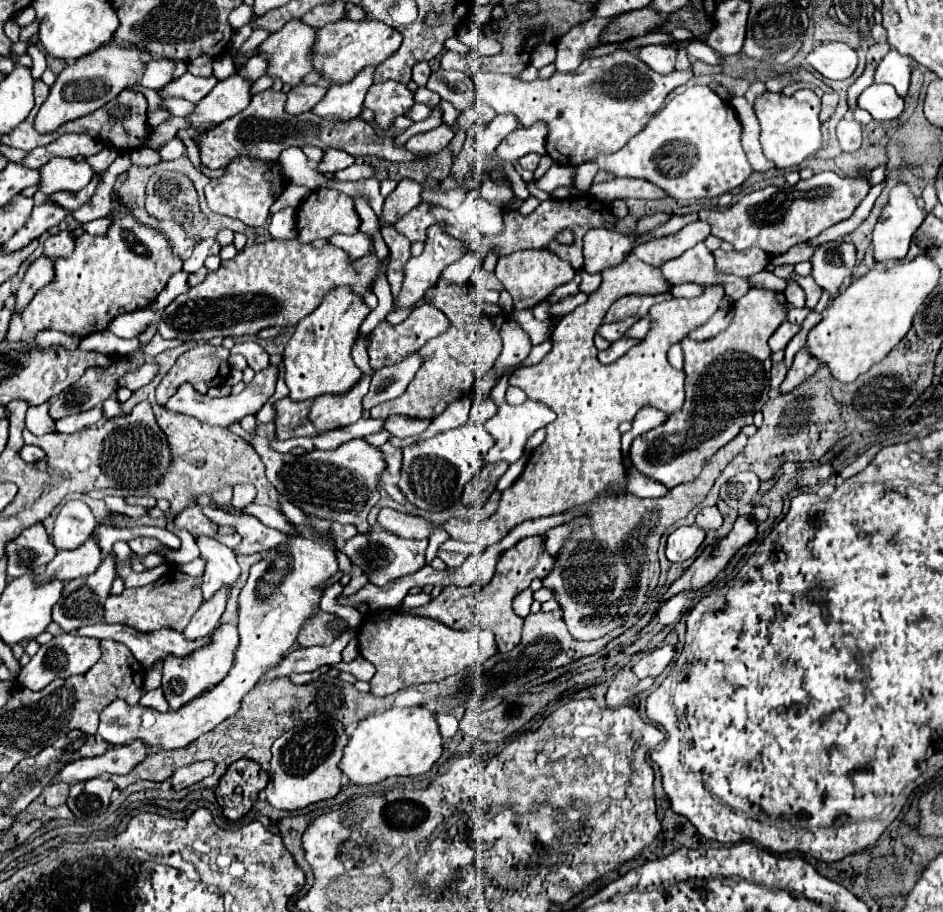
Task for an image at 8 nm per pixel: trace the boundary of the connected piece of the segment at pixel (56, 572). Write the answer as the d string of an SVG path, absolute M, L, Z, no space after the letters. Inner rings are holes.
M89 538L85 544L81 544L75 550L59 550L57 556L47 564L45 572L37 578L39 582L43 580L73 580L79 576L87 576L91 572L95 572L95 568L99 568L99 564L103 562L103 554L99 548L97 538Z

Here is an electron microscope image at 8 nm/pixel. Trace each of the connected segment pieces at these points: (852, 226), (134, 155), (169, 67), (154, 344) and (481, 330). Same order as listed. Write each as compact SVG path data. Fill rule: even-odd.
M884 182L873 186L849 218L833 224L830 228L827 228L823 234L819 234L819 236L813 240L813 244L823 244L823 242L827 242L827 240L837 240L838 238L858 228L859 225L869 216L884 186Z
M147 147L138 148L130 153L132 164L153 166L160 161L159 154Z
M157 60L157 62L147 62L147 70L141 78L141 84L151 88L151 90L159 90L161 86L167 84L167 80L173 78L177 62L175 60Z
M155 336L155 338L145 346L145 356L147 356L147 358L153 358L153 356L157 356L159 352L163 352L163 350L167 350L167 348L177 347L179 344L183 344L183 341L180 339L165 340L165 338L161 338L161 336Z
M441 278L433 288L429 288L425 302L443 310L453 324L445 334L427 342L419 350L423 364L407 390L395 400L371 408L371 418L389 418L393 414L399 414L433 422L435 416L443 414L443 410L453 400L473 394L475 380L493 368L495 358L501 353L501 326L506 320L493 320L483 312L483 296L477 288L471 288L471 282L455 284Z

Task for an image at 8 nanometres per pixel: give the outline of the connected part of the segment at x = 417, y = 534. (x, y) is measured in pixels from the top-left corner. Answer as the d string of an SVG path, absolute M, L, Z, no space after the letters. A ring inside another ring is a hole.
M629 254L619 266L603 270L601 277L599 288L589 296L589 300L563 316L557 324L551 336L553 350L539 364L515 370L509 378L509 384L519 386L529 398L543 400L557 418L545 426L547 438L531 452L519 480L501 494L495 514L483 522L477 522L475 518L449 518L443 524L433 524L421 516L383 508L377 516L379 528L401 538L429 538L433 528L441 526L453 540L473 542L487 548L525 520L559 514L573 506L587 504L595 496L603 494L609 484L623 482L625 470L621 464L619 424L633 422L637 412L645 406L667 414L673 414L683 406L685 372L671 368L667 362L667 350L681 342L689 332L703 326L719 310L725 294L723 286L705 286L705 292L699 298L673 298L671 302L655 304L649 310L651 330L647 336L617 362L603 366L597 360L594 336L599 324L603 324L609 306L627 294L663 294L667 292L667 282L659 268L639 262L633 254Z

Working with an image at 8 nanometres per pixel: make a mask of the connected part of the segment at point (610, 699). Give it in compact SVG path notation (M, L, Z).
M621 672L615 676L615 680L607 690L607 706L621 706L625 700L647 690L651 684L653 684L653 678L641 680L633 672Z

